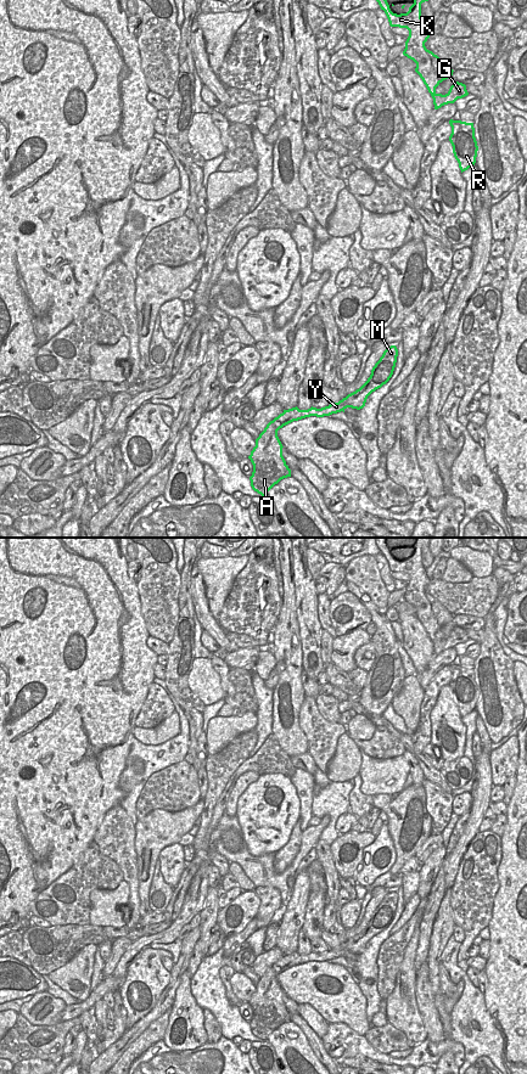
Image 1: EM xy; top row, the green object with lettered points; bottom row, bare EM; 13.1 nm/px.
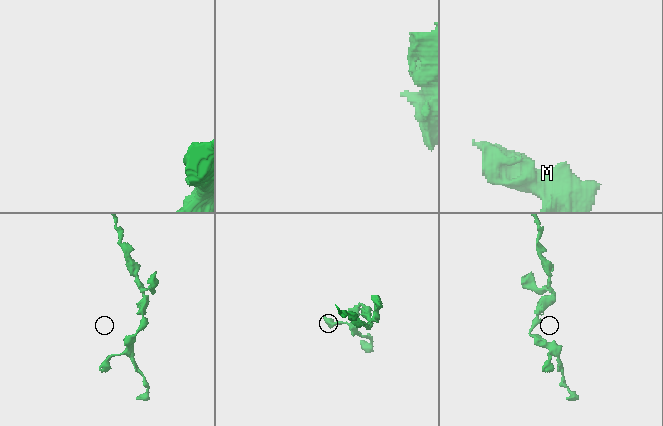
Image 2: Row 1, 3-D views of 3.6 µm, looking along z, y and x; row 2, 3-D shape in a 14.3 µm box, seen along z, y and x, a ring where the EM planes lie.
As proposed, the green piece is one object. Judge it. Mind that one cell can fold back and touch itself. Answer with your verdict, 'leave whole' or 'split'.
leave whole

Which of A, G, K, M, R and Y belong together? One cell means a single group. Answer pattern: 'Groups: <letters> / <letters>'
Groups: A G K M R Y

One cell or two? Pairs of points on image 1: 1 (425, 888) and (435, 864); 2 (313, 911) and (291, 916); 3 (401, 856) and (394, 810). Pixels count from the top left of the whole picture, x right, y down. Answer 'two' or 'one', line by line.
1: one
2: two
3: one

